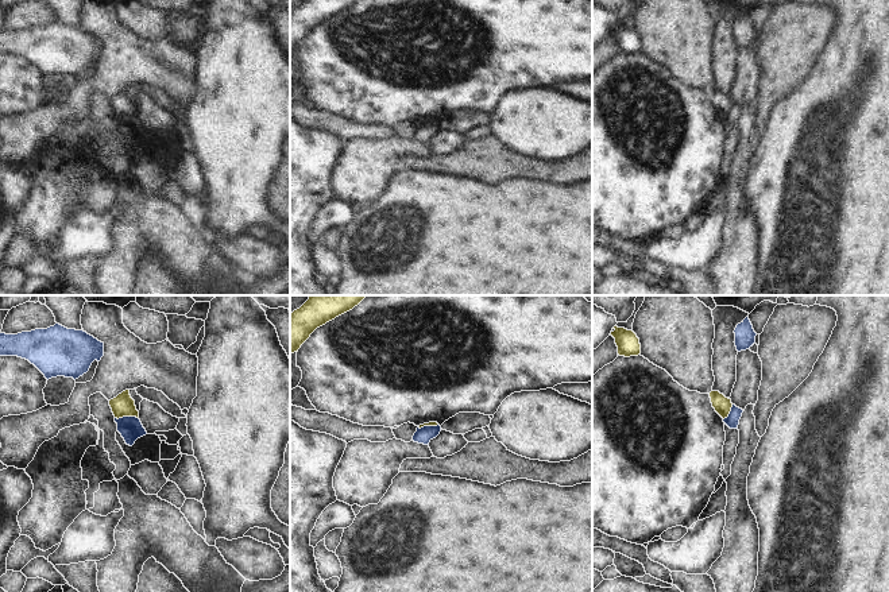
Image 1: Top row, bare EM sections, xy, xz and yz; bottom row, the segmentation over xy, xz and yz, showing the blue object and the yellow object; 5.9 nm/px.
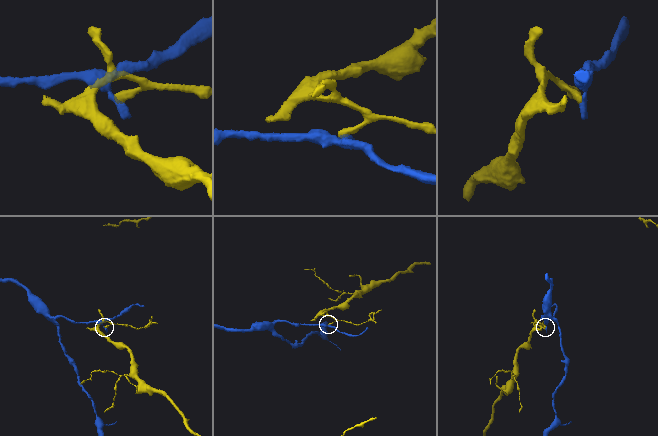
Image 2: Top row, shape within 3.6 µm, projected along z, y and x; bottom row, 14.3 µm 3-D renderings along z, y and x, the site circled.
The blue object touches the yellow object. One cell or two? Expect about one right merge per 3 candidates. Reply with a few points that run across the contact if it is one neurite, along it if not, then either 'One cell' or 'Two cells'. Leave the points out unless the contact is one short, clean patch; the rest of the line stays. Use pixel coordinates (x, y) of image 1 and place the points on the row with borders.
Line: xy (138, 417), (115, 418). Two cells.

